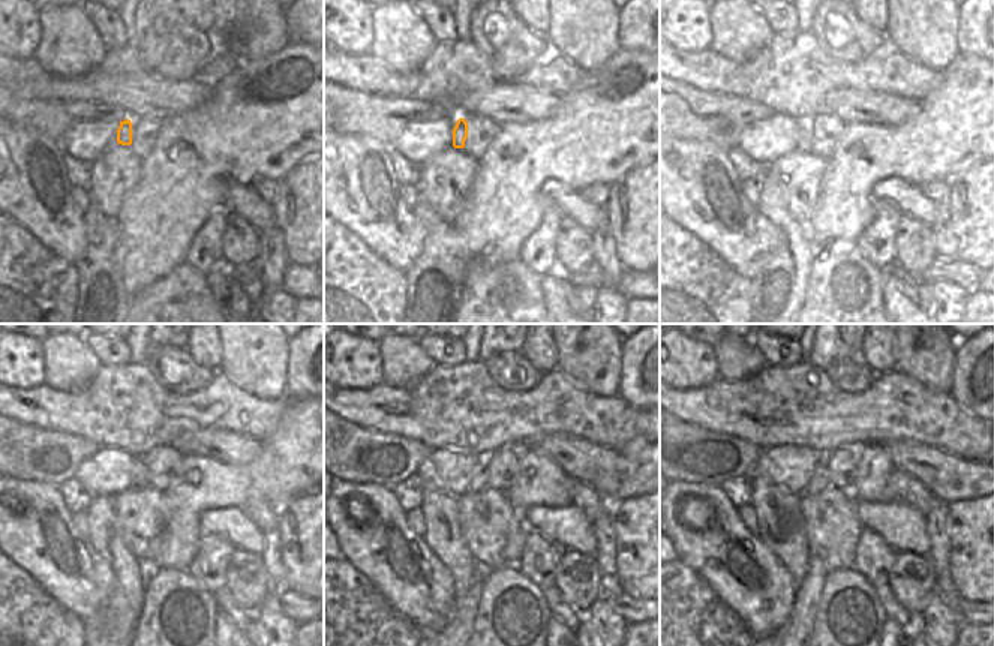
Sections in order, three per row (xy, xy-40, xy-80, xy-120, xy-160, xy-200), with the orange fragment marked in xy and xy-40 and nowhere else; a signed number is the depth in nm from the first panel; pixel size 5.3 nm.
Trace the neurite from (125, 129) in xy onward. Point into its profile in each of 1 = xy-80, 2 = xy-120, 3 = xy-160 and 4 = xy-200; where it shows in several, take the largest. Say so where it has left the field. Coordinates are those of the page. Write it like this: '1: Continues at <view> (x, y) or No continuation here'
1: Continues at xy-80 (805, 138)
2: Continues at xy-120 (141, 478)
3: Continues at xy-160 (480, 481)
4: Continues at xy-200 (820, 480)

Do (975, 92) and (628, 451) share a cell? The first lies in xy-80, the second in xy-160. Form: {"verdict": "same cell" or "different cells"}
{"verdict": "same cell"}

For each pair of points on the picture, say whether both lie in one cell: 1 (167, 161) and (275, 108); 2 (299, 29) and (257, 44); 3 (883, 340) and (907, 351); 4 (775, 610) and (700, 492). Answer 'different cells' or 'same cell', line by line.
1: same cell
2: different cells
3: different cells
4: same cell

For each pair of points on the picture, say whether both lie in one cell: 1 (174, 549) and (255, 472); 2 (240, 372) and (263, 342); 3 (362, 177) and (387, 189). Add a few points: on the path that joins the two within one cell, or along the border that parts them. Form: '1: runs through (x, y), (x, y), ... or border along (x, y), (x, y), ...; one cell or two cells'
1: runs through (182, 523), (216, 486), (230, 486); one cell
2: runs through (248, 364), (257, 349); one cell
3: runs through (368, 183), (374, 189), (381, 189); one cell

